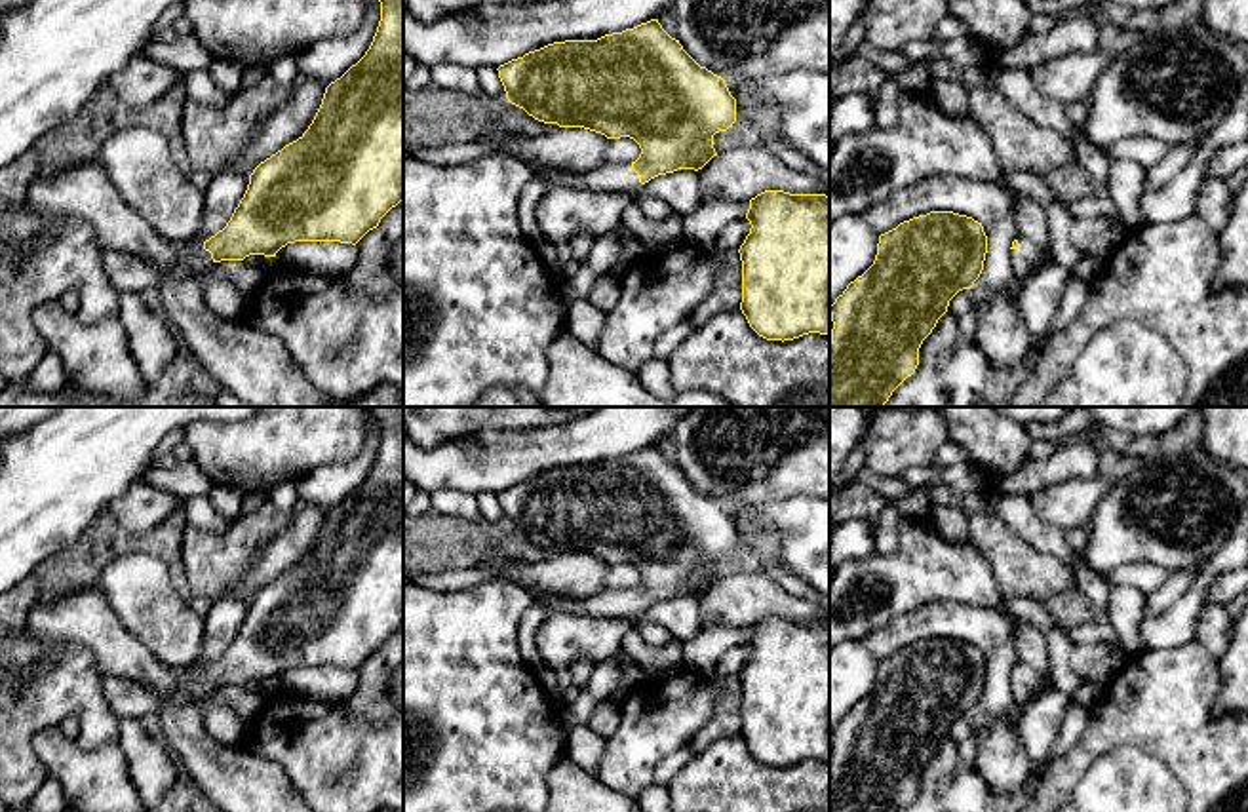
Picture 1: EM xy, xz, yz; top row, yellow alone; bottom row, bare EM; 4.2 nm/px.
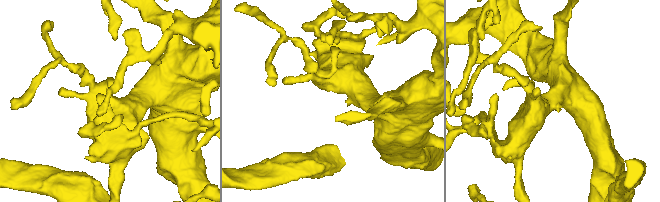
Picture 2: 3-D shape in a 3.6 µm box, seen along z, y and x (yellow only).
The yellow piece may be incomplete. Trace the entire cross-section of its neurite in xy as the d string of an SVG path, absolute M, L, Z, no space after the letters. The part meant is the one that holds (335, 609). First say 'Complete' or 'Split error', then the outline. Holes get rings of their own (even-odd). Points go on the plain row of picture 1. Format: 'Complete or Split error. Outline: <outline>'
Split error. Outline: M369 407L380 428L380 447L365 481L325 513L308 555L293 569L261 588L223 656L204 669L177 669L181 704L200 704L211 688L244 686L249 681L276 683L295 667L341 667L356 671L403 626L403 407Z

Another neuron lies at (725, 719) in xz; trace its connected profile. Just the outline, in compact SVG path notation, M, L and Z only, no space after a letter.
M712 675L719 685L715 709L704 726L691 740L694 753L704 751L710 744L740 736L742 728L742 686L736 675Z

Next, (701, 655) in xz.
M713 622L700 629L700 633L683 645L685 669L698 675L712 677L719 658L732 647L744 645L750 628L734 628Z

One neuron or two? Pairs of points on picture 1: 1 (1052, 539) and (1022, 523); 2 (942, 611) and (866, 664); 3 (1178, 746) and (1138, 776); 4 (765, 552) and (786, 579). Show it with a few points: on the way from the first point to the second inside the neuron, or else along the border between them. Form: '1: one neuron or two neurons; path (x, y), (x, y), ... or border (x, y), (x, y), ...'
1: one neuron; path (1045, 539), (1030, 527)
2: two neurons; border (862, 641), (879, 660)
3: two neurons; border (1117, 744), (1134, 744), (1151, 754), (1186, 792)
4: one neuron; path (769, 558), (780, 573)

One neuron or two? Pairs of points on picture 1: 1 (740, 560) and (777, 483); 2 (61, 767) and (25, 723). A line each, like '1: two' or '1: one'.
1: two
2: two

